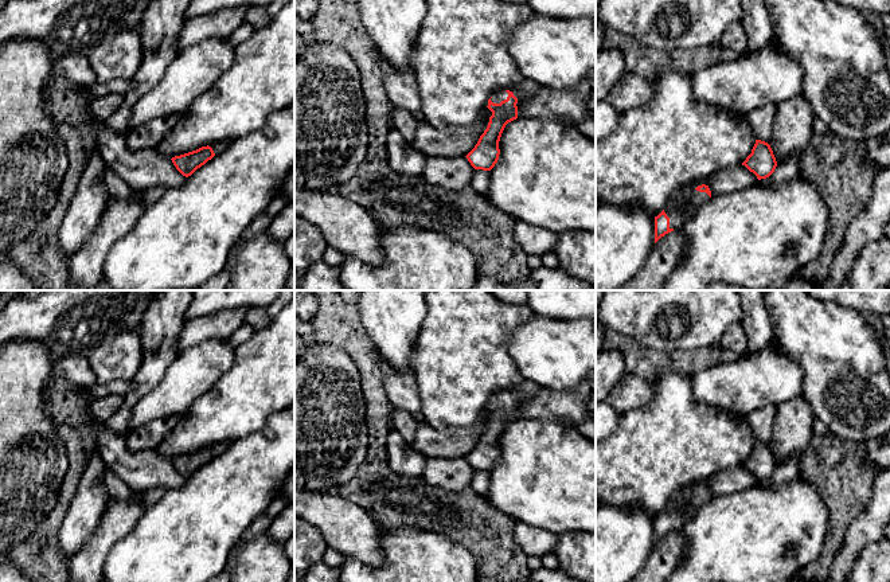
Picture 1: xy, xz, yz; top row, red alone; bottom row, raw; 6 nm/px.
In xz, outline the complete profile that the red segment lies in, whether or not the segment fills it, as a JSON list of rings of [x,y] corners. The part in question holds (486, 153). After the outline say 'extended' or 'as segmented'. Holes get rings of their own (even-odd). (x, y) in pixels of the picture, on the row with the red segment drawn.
[[[523,78],[511,90],[496,91],[488,99],[488,109],[492,112],[484,133],[475,148],[465,156],[475,169],[491,171],[499,160],[499,141],[505,125],[518,118],[516,103],[523,98],[536,95],[542,86],[535,81]]] | extended

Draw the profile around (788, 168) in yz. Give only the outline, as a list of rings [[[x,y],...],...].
[[[793,153],[777,164],[774,172],[769,177],[758,180],[757,184],[765,187],[777,187],[782,183],[789,181],[792,177],[799,175],[799,161],[800,153]]]

